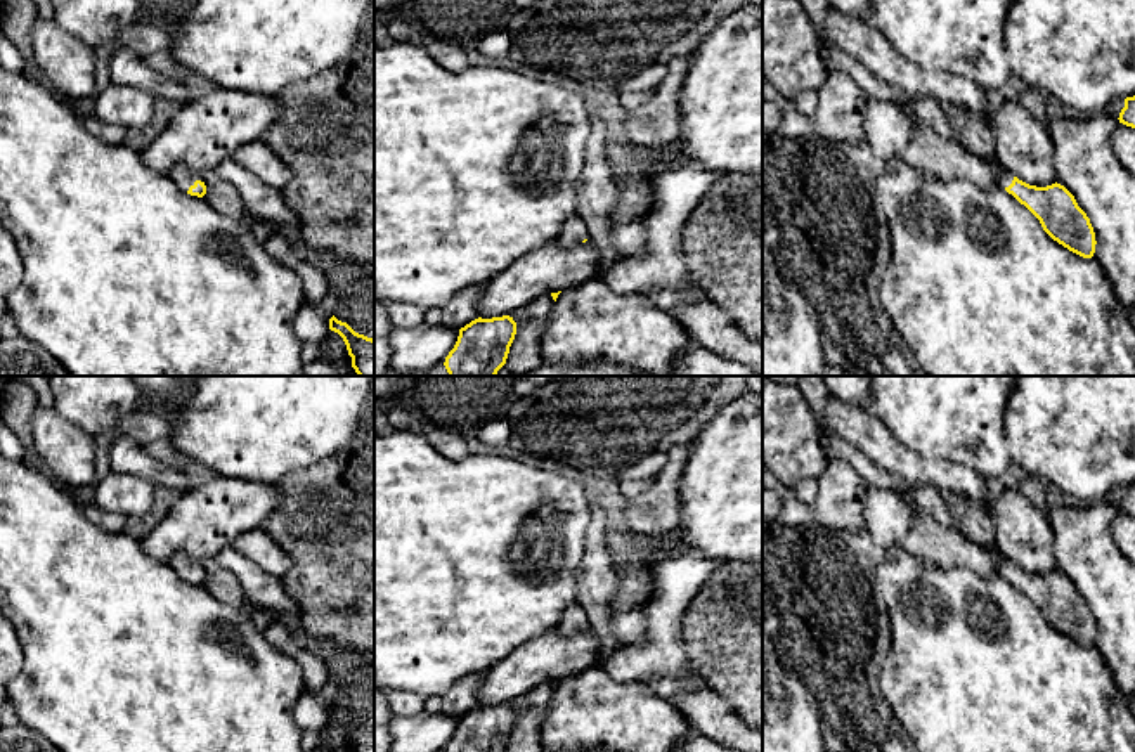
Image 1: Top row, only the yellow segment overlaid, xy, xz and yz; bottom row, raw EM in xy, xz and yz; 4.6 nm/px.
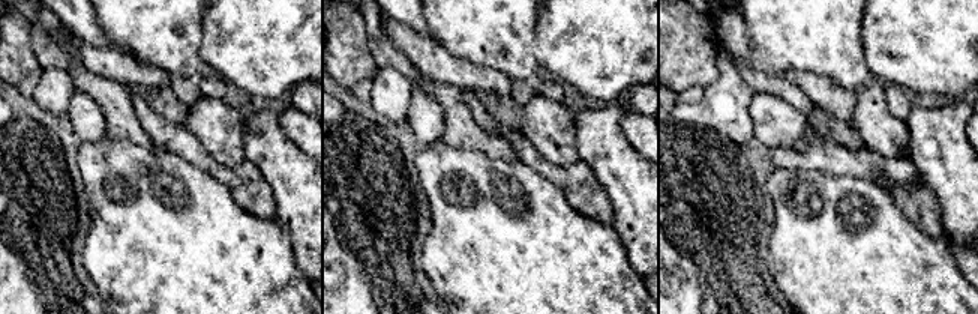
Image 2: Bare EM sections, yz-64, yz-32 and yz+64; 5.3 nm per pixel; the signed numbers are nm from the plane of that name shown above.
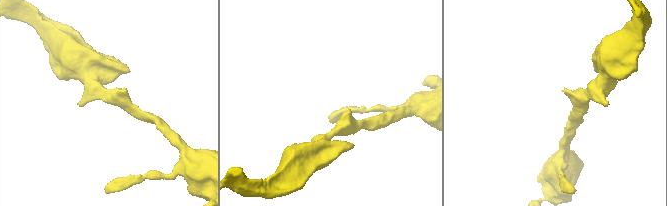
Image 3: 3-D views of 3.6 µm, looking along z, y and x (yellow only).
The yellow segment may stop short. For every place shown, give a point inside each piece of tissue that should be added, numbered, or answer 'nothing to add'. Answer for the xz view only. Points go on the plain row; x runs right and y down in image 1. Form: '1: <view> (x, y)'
1: xz (574, 619)

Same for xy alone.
1: xy (181, 564)

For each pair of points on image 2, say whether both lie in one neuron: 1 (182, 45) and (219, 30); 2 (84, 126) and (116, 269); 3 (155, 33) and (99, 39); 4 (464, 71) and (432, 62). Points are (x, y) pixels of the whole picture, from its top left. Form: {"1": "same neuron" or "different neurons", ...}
{"1": "different neurons", "2": "different neurons", "3": "different neurons", "4": "same neuron"}

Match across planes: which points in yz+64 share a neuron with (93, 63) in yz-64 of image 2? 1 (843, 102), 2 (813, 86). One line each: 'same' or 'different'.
1: same
2: same

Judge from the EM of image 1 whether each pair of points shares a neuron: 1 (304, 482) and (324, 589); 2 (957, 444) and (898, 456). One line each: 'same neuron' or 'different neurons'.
1: same neuron
2: different neurons

